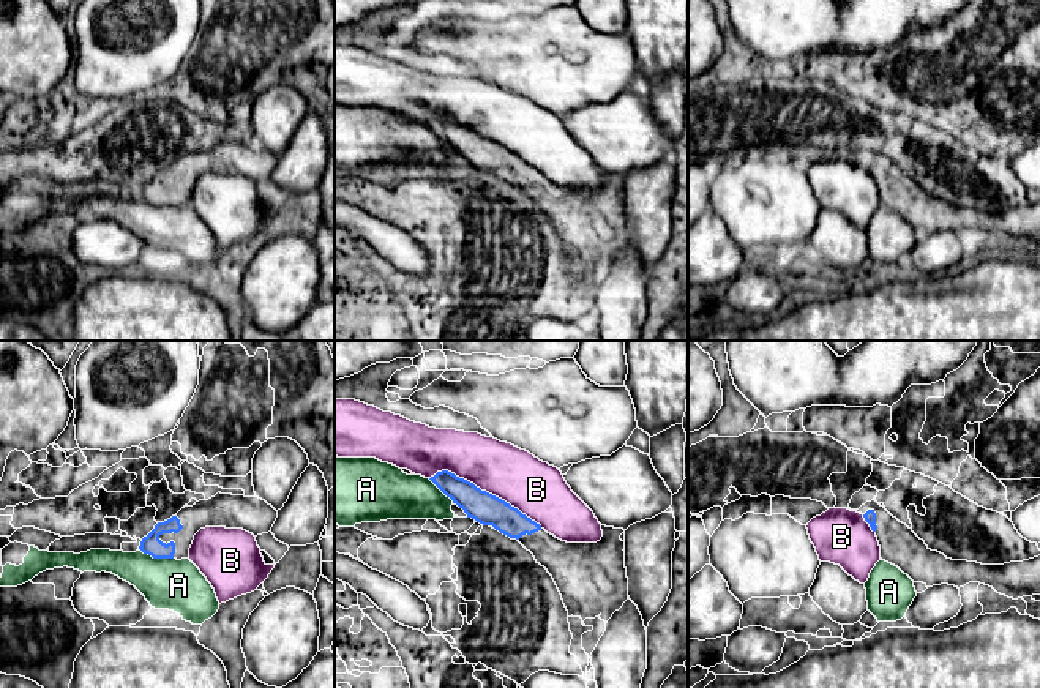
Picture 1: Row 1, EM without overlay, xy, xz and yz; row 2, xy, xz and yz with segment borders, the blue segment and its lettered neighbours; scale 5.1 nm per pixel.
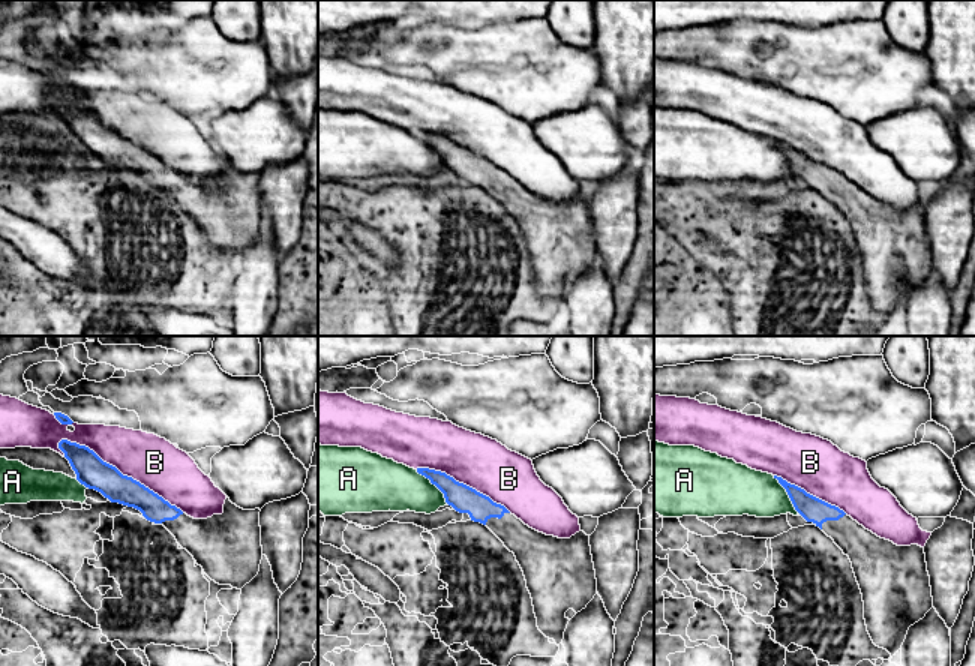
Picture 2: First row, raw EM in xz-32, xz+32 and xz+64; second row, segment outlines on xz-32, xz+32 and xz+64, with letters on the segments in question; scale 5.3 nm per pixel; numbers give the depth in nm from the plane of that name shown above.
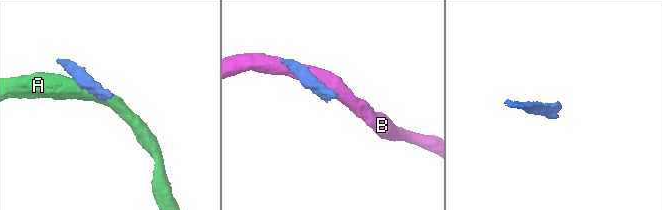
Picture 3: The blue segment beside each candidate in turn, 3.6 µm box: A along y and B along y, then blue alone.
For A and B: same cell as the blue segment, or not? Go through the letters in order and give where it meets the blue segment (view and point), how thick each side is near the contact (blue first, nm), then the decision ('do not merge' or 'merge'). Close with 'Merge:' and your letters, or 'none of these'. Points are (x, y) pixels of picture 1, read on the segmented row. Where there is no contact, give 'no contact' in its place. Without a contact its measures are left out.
A: xy (157, 557) | 100/260 nm | do not merge
B: xz (485, 491) | 160/280 nm | do not merge
Merge: none of these

